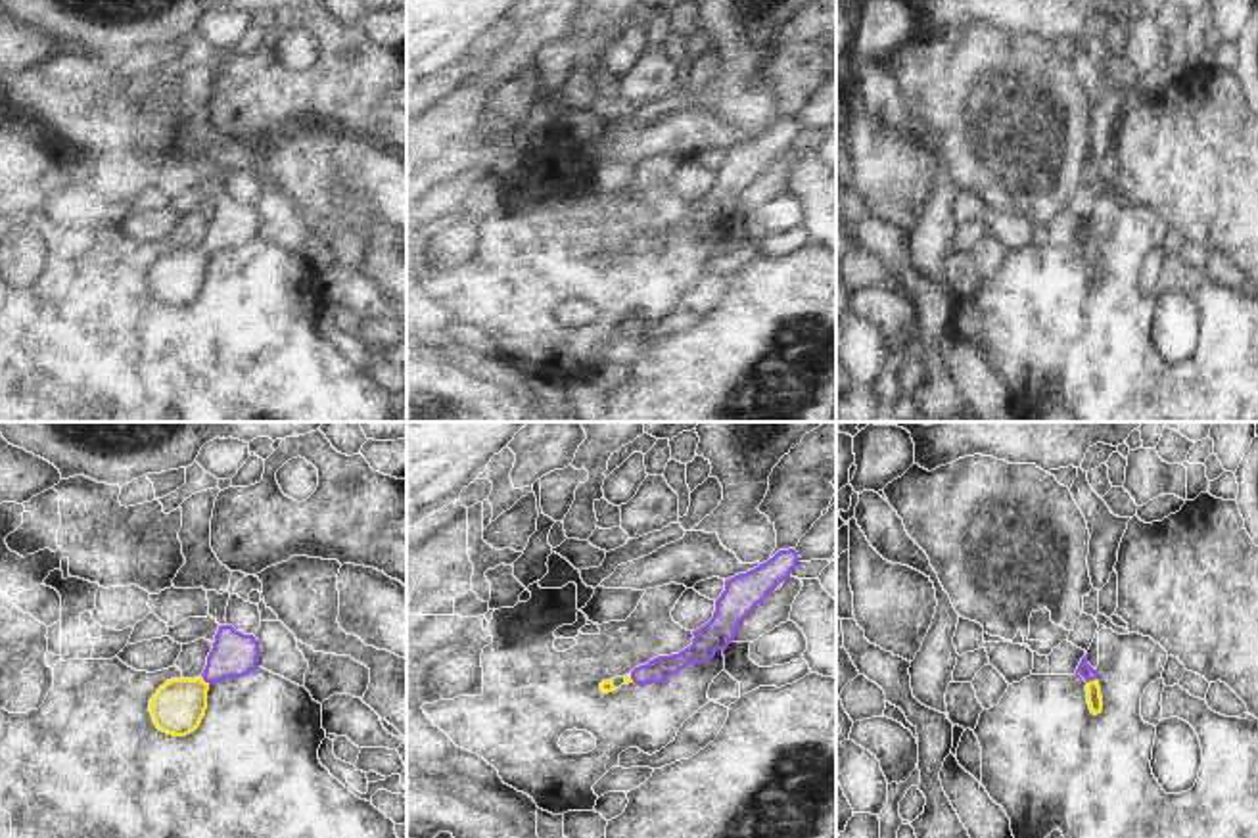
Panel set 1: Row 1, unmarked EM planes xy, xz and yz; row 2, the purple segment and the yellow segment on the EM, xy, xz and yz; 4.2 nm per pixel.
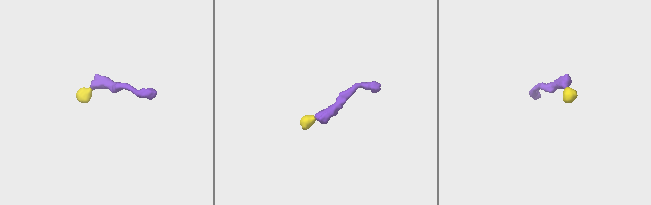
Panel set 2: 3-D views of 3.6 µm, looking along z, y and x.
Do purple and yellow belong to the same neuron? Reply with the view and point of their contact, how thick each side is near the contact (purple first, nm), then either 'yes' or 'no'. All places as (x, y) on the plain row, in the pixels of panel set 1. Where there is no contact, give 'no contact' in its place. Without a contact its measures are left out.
xy (206, 252) | 190/220 nm | yes

